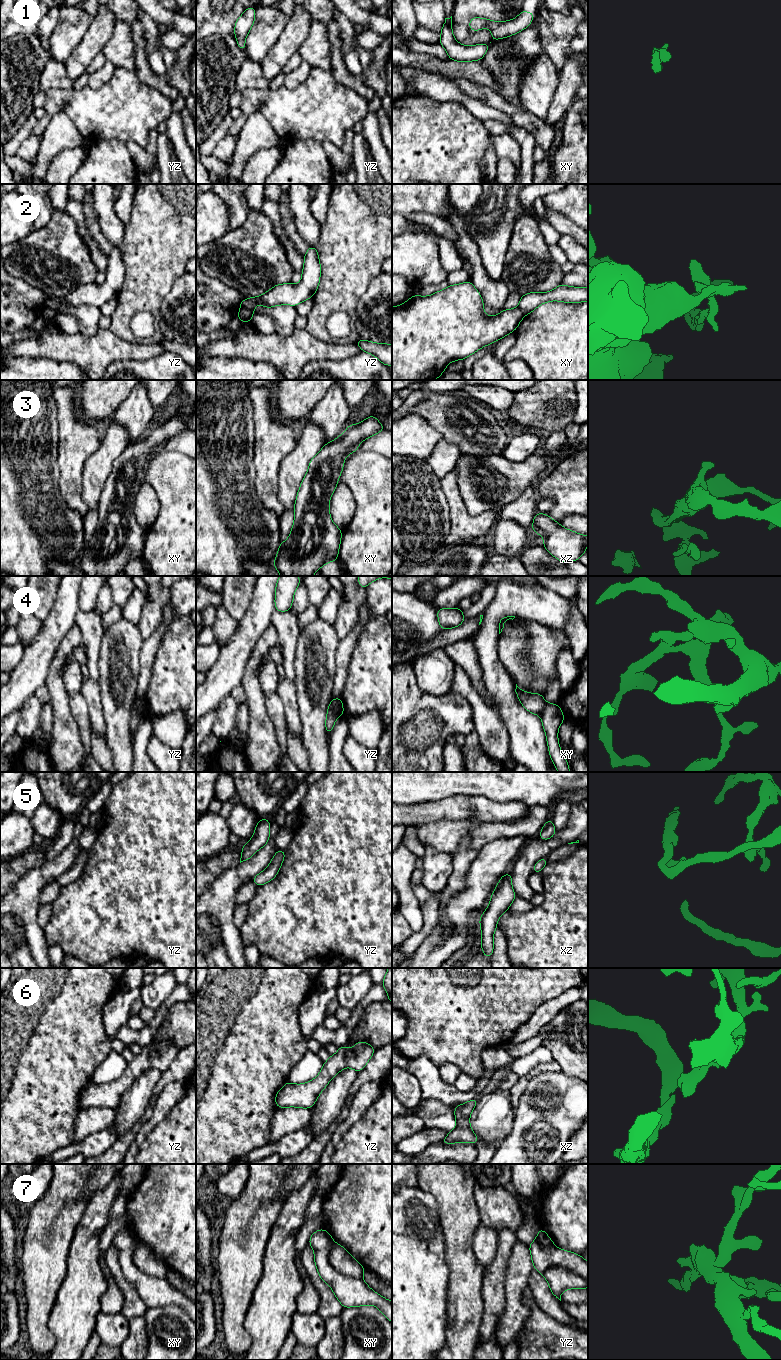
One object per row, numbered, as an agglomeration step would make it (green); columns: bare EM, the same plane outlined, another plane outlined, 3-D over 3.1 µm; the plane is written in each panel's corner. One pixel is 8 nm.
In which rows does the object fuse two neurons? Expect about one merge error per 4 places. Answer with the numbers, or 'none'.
2, 4, 7

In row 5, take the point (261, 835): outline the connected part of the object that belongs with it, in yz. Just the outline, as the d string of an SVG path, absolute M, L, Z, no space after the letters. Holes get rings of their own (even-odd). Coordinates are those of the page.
M267 818L257 821L252 838L242 847L240 863L249 860L259 849L267 844L270 838L270 824Z

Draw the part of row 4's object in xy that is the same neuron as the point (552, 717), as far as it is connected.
M546 703L541 714L542 725L546 734L550 758L558 772L570 772L564 753L558 741L558 729L565 717L559 704Z

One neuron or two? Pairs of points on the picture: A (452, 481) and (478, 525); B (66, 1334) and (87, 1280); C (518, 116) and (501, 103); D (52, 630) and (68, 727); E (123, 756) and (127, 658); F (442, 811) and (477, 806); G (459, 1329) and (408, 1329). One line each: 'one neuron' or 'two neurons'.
A: one neuron
B: one neuron
C: one neuron
D: two neurons
E: one neuron
F: one neuron
G: two neurons

